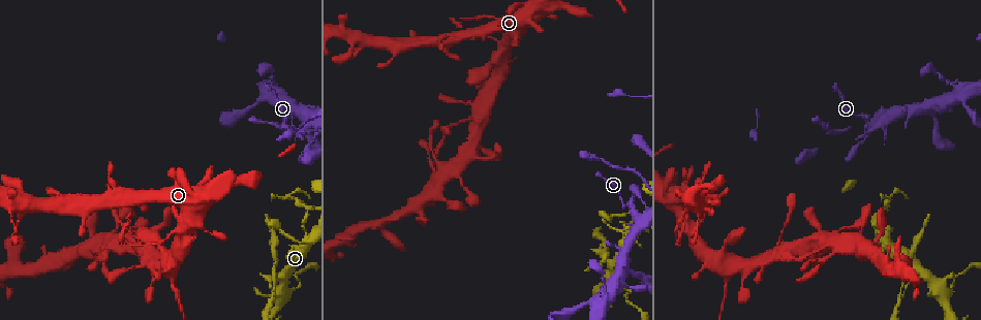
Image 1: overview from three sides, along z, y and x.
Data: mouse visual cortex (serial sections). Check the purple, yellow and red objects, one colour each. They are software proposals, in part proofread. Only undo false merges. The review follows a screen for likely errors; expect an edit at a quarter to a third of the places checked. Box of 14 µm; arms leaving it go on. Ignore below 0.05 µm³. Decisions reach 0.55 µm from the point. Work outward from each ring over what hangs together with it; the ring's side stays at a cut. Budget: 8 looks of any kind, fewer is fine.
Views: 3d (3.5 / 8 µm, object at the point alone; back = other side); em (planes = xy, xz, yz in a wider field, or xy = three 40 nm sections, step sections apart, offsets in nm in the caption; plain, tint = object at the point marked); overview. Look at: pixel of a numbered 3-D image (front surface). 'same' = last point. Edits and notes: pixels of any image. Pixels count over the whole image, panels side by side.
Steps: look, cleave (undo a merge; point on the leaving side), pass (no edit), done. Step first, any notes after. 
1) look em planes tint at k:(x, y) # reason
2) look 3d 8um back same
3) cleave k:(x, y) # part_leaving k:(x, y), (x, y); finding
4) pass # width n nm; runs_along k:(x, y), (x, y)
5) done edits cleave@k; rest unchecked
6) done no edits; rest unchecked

look 3d 3.5um at 1:(307, 126)

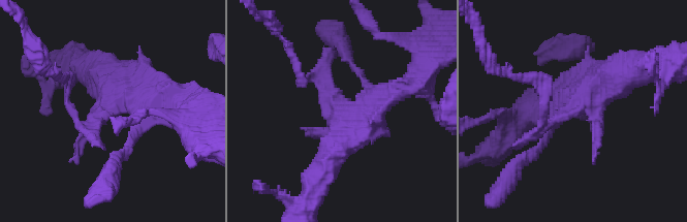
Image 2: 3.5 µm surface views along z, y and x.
look em xy step 5 tint at 2:(344, 112) # need the tissue

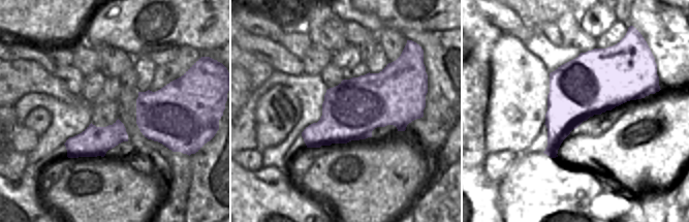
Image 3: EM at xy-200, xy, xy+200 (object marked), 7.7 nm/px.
pass # runs_along 2:(545, 106), (551, 122), (628, 74); continuous, no second cell

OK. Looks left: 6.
look 3d 8um at 1:(952, 288) # sharp bend

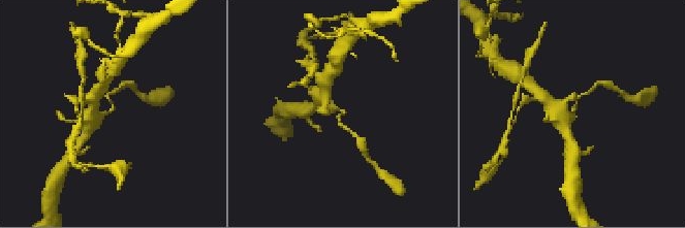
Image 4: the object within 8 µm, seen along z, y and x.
look 3d 3.5um at 4:(572, 110) # zoom in

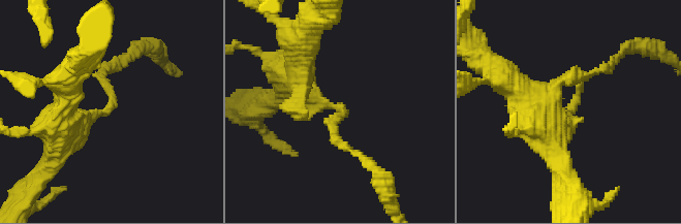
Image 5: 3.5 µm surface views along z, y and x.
look em xy step 3 tint at 5:(573, 107) # arm_widths 100, 450 nm; need the tissue

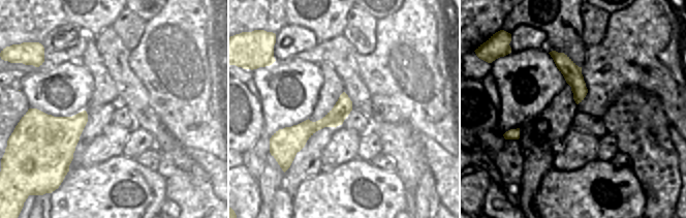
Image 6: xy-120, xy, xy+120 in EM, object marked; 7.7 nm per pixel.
pass # runs_along 5:(537, 109), (566, 119), (582, 81), (611, 65); one cell here

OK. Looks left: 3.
look 3d 3.5um at 1:(900, 302)

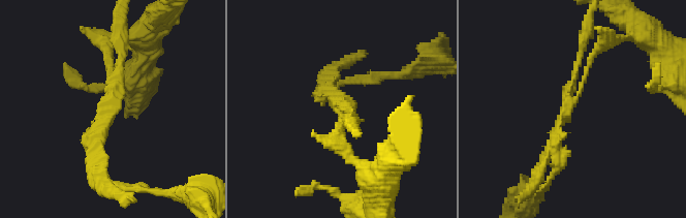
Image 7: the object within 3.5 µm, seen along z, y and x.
look em xy step 2 tint at 7:(569, 105) # arms 3; arm_widths 100, 150, 200 nm; now the EM

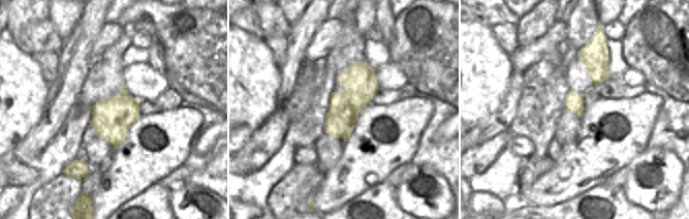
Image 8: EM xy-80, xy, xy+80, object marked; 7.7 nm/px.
cleave 7:(106, 124) # part_leaving 7:(110, 97), (120, 88), (120, 21); a second cell is stuck on

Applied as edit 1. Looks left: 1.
done edits cleave@7; rest unchecked

